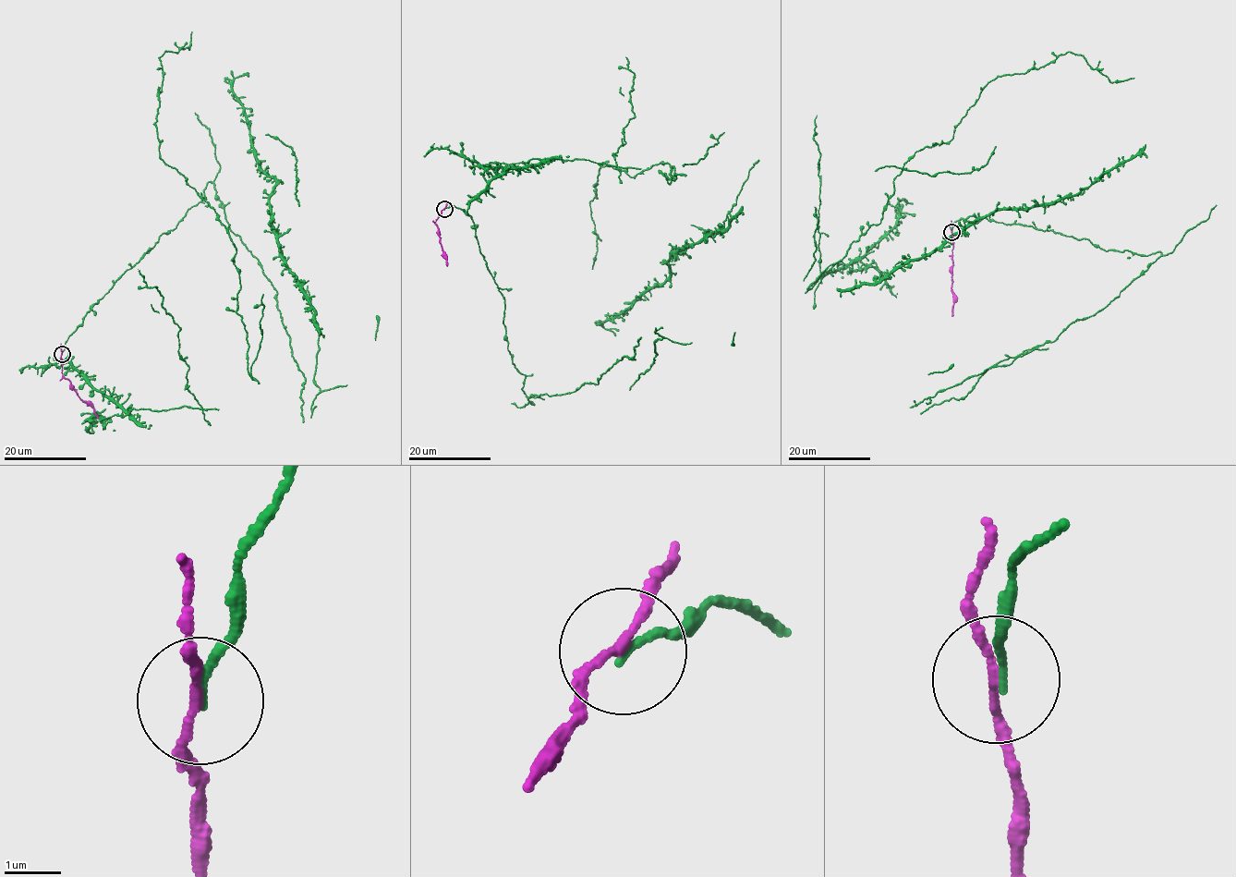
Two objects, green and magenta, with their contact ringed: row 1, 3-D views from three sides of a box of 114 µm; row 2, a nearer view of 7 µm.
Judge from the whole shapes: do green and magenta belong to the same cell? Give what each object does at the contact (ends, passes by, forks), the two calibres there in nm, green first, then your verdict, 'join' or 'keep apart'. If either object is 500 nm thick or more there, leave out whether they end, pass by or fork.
green ends; magenta passes by; calibres 100 and 130 nm; keep apart

